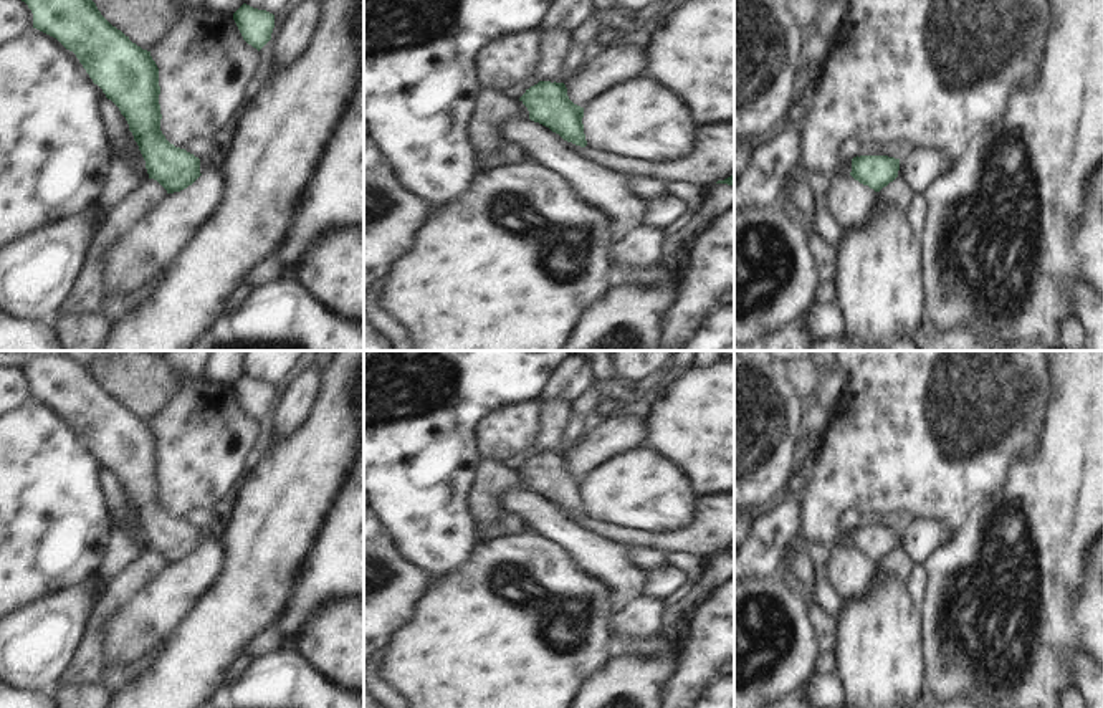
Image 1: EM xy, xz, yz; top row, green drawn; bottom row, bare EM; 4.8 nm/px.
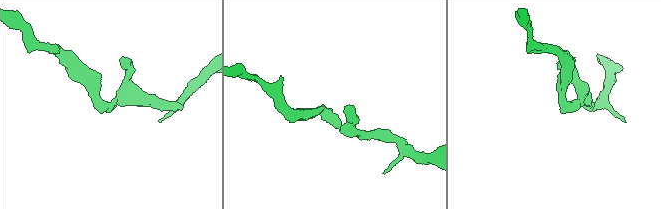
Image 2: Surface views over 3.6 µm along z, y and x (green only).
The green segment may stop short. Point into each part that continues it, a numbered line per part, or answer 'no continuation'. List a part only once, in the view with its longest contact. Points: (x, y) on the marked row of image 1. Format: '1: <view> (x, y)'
no continuation

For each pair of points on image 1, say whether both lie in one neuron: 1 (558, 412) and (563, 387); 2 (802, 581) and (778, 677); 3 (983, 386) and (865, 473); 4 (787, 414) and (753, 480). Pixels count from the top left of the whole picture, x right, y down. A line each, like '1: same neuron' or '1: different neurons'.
1: different neurons
2: different neurons
3: same neuron
4: same neuron

